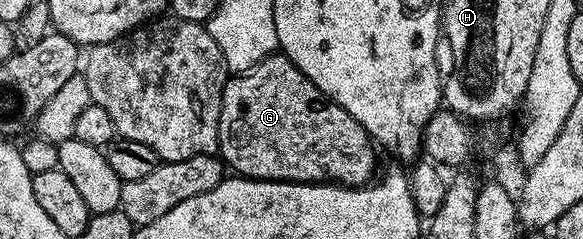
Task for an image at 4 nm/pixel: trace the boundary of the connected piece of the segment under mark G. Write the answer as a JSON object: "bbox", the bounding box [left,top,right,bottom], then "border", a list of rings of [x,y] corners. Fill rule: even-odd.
{"bbox":[218,54,377,188],"border":[[[282,54],[267,56],[261,63],[253,66],[247,72],[232,75],[223,87],[218,155],[232,173],[250,176],[252,180],[284,180],[290,184],[342,184],[345,188],[358,188],[364,184],[372,183],[373,177],[376,175],[375,152],[377,153],[377,148],[371,135],[360,126],[357,118],[350,116],[340,104],[327,97],[308,76],[301,74],[299,67],[288,56]]]}

